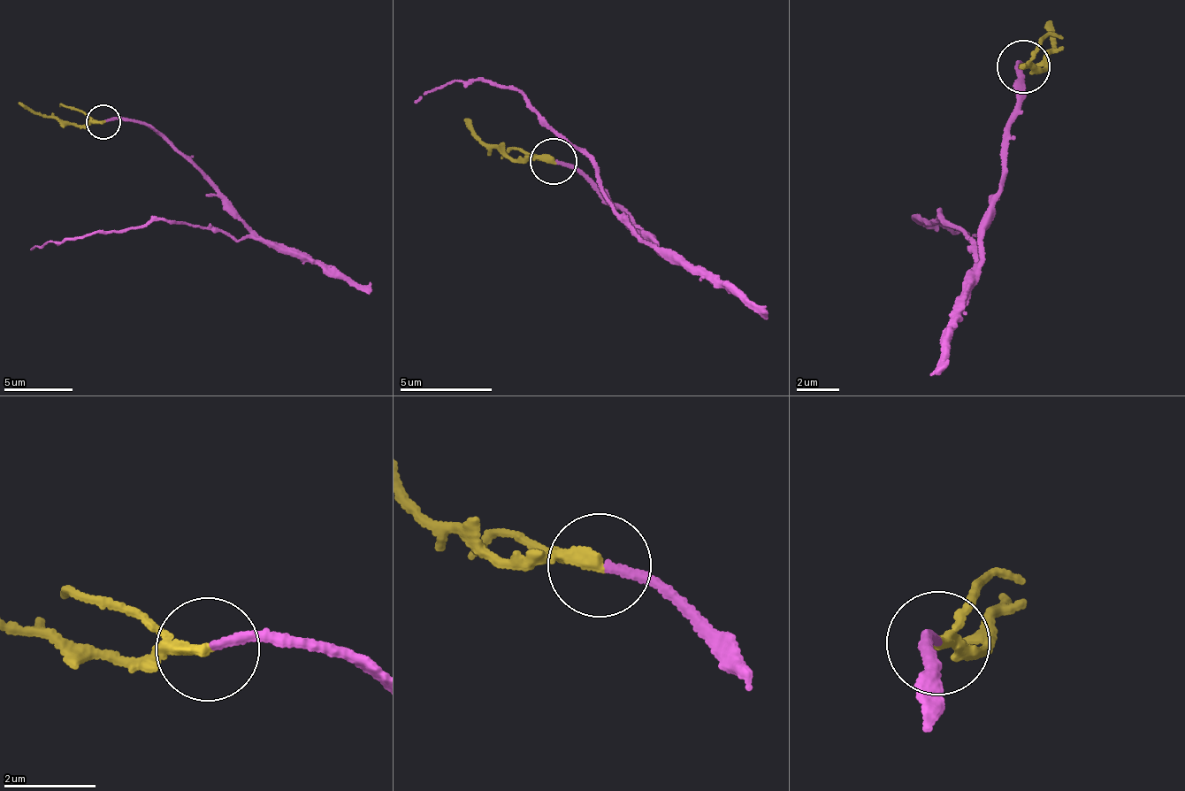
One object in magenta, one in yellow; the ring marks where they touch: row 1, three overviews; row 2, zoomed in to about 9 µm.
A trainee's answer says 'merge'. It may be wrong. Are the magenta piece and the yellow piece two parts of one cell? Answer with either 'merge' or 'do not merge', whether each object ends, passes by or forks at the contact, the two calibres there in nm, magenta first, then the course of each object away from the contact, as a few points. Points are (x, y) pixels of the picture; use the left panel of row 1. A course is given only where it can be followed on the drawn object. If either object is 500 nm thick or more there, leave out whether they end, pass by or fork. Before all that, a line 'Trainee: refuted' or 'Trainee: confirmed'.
Trainee: confirmed
merge; magenta ends there; yellow passes by; 200 nm thick on the magenta side, 200 nm on the other; magenta runs (105, 121), (126, 119), (149, 126), (205, 178), (247, 232), (231, 238), (186, 223), (164, 221), (30, 248); yellow runs (102, 121), (68, 126), (35, 114), (17, 102)

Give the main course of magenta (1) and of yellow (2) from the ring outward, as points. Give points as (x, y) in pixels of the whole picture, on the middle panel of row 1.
1: (556, 160), (604, 188), (654, 247), (634, 238), (589, 161), (513, 88), (449, 81), (414, 103)
2: (553, 160), (503, 157), (472, 139), (464, 117)

